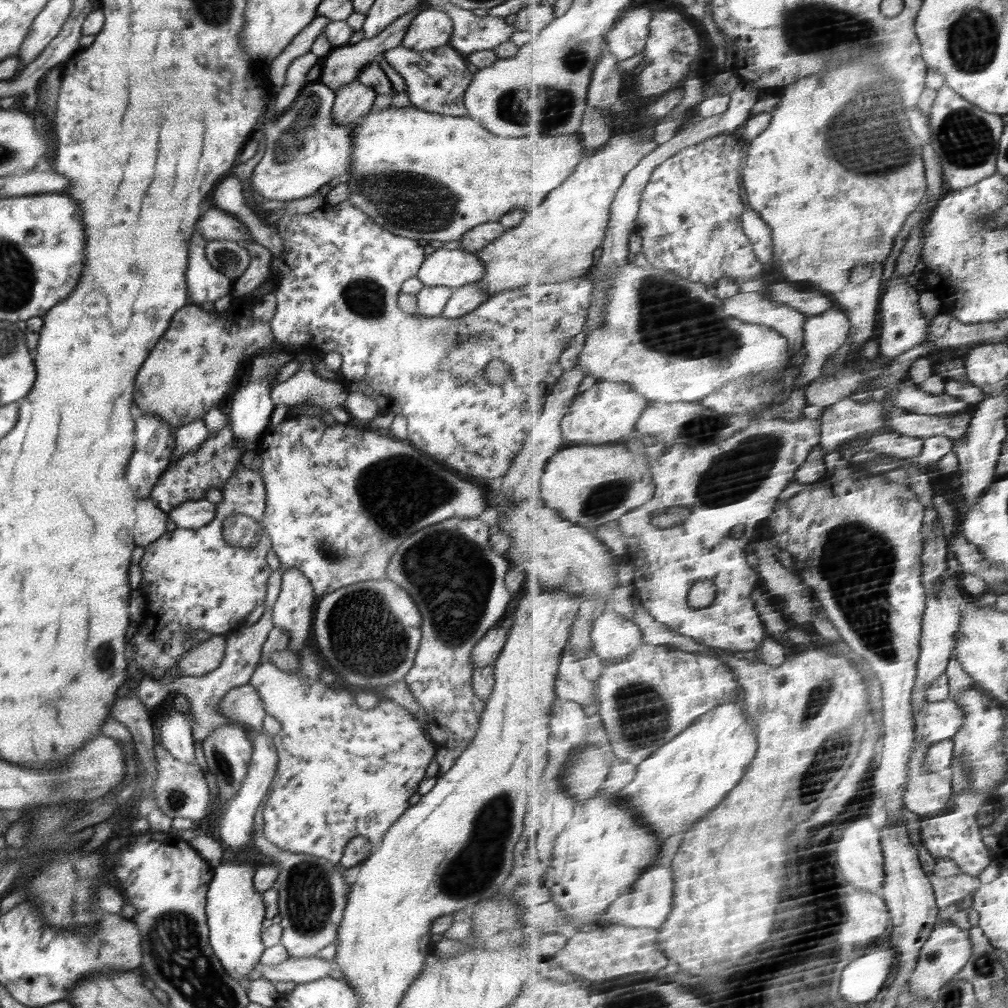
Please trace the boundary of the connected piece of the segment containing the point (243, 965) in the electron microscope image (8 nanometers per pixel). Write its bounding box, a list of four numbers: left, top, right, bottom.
[206,862,265,985]

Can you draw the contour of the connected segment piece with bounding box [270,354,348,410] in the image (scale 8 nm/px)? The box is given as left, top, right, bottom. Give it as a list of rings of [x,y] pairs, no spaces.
[[[304,354],[296,357],[302,368],[284,382],[273,383],[271,399],[274,406],[302,405],[304,402],[316,404],[322,408],[344,408],[348,391],[340,380],[324,380],[316,374],[315,366],[308,362]]]

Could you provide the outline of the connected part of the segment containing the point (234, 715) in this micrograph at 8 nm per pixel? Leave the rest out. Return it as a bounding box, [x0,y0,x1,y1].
[218,684,265,730]

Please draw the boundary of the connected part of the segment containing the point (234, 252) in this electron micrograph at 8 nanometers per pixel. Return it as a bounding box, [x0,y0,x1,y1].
[206,239,251,283]

